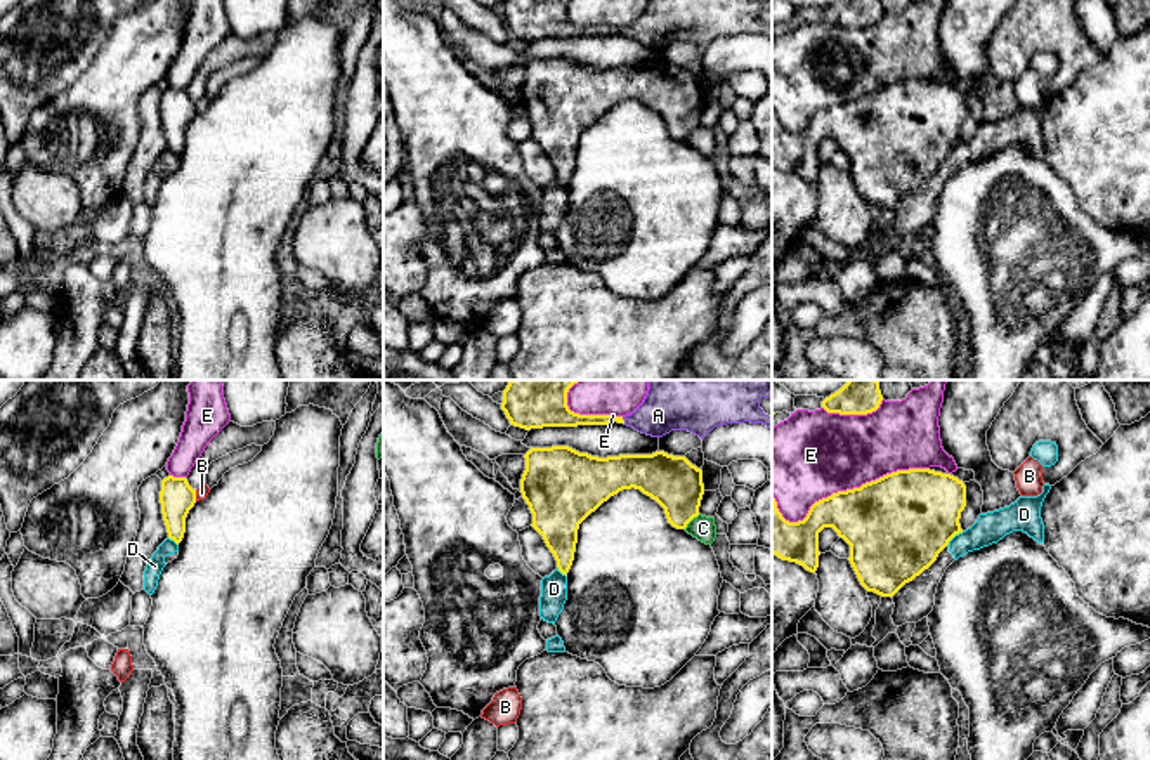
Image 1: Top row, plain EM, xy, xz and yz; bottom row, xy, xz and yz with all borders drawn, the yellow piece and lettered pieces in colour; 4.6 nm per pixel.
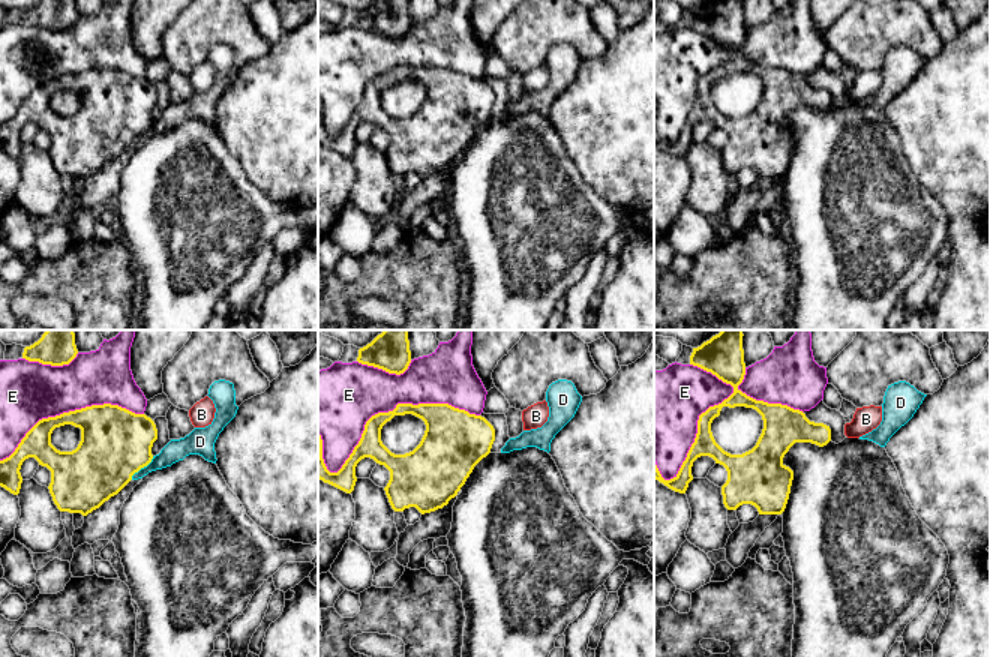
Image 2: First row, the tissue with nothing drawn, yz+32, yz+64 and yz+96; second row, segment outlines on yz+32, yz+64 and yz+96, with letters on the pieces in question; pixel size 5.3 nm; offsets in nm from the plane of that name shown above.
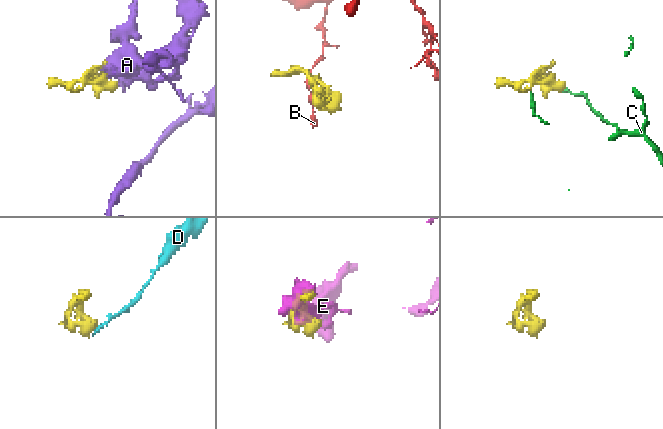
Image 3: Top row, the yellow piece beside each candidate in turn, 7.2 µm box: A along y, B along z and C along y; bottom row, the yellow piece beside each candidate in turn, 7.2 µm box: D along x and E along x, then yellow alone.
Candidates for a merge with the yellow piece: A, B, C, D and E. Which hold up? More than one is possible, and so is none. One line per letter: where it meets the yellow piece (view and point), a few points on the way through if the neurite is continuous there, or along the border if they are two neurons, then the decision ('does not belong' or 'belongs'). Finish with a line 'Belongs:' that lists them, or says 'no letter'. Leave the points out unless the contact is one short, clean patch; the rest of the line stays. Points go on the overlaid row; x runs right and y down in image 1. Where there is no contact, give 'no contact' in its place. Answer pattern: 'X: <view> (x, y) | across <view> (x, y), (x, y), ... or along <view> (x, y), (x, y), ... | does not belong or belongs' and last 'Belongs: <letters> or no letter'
A: xz (623, 420) | belongs
B: xy (195, 495) | along xy (195, 490), (196, 500) | does not belong
C: xz (691, 519) | along xz (699, 514), (684, 528) | does not belong
D: yz (954, 535) | along yz (963, 531), (947, 543) | does not belong
E: yz (843, 491) | does not belong
Belongs: A

